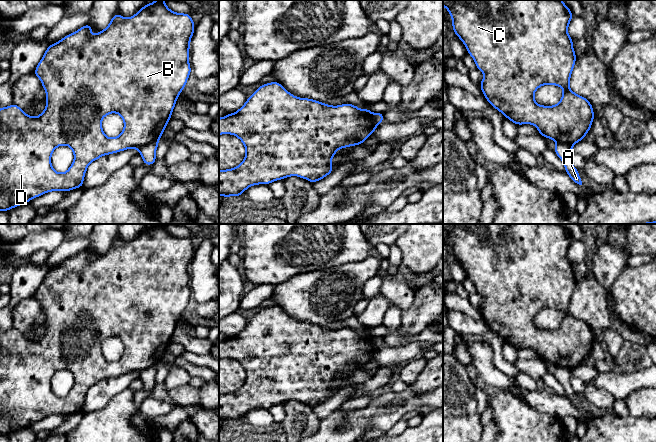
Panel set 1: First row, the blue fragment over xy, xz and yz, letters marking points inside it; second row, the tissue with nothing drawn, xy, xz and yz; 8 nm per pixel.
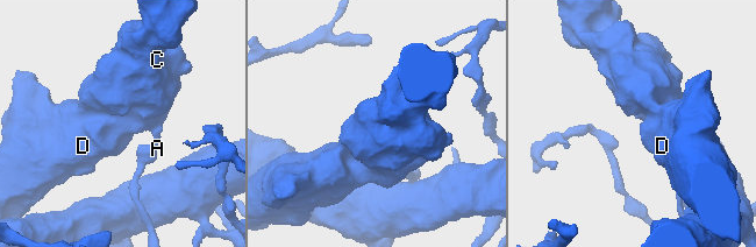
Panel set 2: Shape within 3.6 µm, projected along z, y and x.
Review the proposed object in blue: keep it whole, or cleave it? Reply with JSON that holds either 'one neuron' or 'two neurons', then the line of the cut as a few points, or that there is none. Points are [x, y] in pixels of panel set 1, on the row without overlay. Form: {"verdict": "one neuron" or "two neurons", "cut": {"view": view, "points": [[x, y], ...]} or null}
{"verdict": "two neurons", "cut": {"view": "xy", "points": [[156, 363], [137, 373]]}}

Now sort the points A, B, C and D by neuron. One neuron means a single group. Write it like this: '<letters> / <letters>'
A / B C D

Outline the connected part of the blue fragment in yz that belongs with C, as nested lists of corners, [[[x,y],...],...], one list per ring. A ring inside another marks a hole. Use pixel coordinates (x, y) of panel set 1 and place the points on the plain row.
[[[443,224],[452,241],[452,252],[464,267],[476,292],[484,297],[480,306],[482,318],[489,328],[517,350],[531,348],[544,362],[573,370],[584,364],[594,342],[593,330],[583,320],[569,312],[576,279],[573,264],[567,253],[573,238],[562,224]],[[542,309],[556,309],[563,313],[560,326],[554,330],[539,329],[534,324],[535,315]]]

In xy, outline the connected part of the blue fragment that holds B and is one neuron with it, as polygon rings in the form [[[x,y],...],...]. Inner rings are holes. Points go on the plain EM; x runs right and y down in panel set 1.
[[[156,224],[153,227],[145,228],[143,232],[130,242],[124,242],[119,237],[115,237],[110,248],[96,259],[90,259],[92,254],[93,251],[90,248],[86,248],[77,255],[63,261],[60,265],[48,270],[33,297],[40,303],[46,316],[46,332],[39,340],[31,341],[27,339],[14,327],[9,331],[0,331],[0,435],[9,435],[14,431],[27,428],[31,423],[37,422],[50,415],[67,416],[83,411],[85,397],[91,386],[104,379],[114,378],[127,373],[134,372],[138,374],[144,369],[159,364],[165,351],[168,349],[177,322],[183,315],[191,298],[189,273],[190,265],[195,254],[195,248],[191,238],[173,236],[166,230],[164,224]],[[110,337],[118,337],[124,345],[123,355],[115,362],[107,361],[102,354],[102,343]],[[61,369],[69,370],[74,377],[74,385],[65,397],[56,396],[51,389],[52,377]]]

